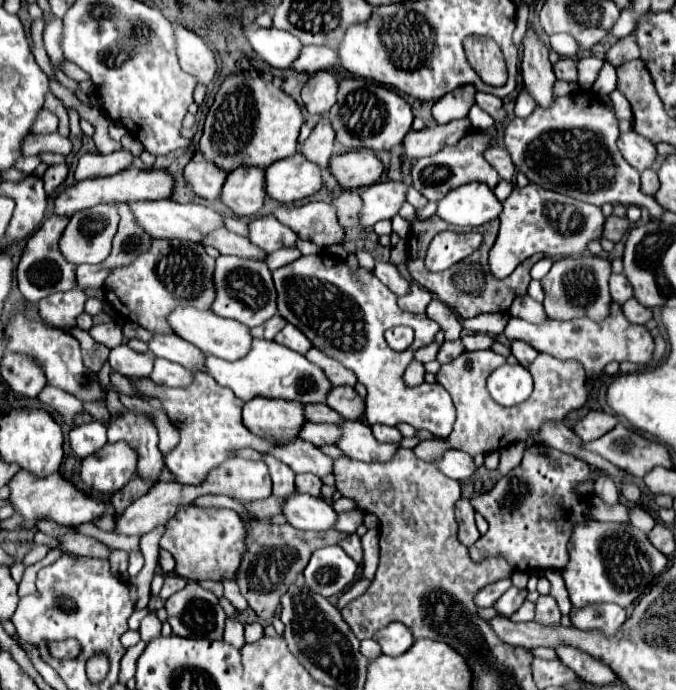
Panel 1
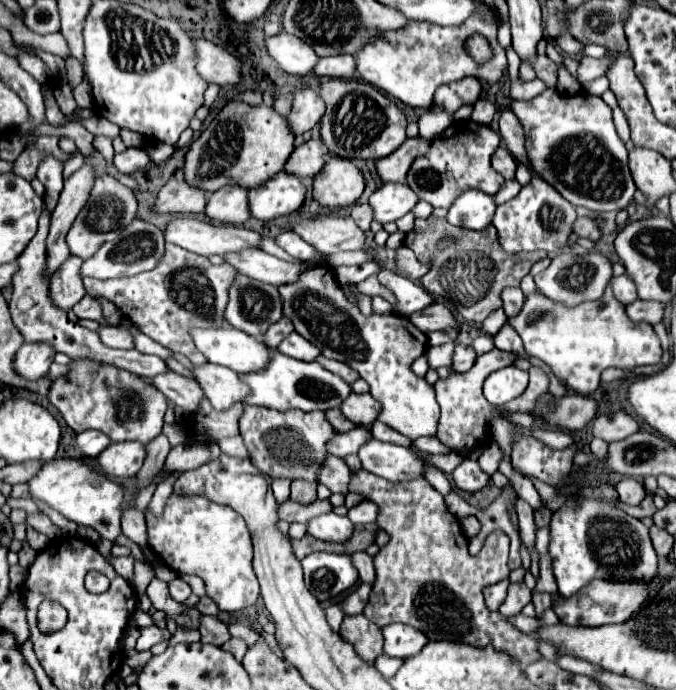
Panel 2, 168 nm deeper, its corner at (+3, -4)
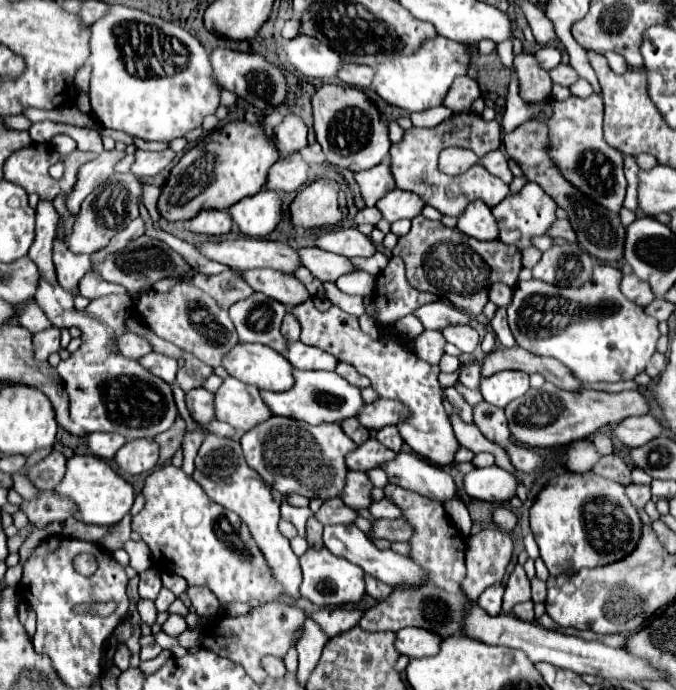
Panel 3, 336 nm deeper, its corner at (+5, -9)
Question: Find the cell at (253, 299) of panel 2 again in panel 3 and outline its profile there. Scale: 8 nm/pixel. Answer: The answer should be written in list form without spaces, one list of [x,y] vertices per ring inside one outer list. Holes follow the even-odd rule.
[[[252,293],[230,307],[230,319],[242,343],[262,343],[278,353],[286,353],[286,339],[280,335],[280,323],[286,307],[264,293]]]

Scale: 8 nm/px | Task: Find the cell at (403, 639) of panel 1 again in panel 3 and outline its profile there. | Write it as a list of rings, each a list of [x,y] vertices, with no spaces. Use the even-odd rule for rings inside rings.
[[[406,627],[396,633],[394,647],[400,655],[406,655],[410,659],[420,659],[420,657],[430,657],[438,653],[440,637],[426,631],[426,629],[416,629],[416,627]]]

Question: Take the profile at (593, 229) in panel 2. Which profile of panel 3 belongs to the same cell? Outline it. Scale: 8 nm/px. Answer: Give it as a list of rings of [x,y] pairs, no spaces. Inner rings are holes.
[[[558,219],[558,221],[550,227],[548,235],[554,237],[554,239],[566,239],[566,241],[570,241],[570,243],[578,243],[578,241],[576,241],[576,233],[574,233],[574,229],[572,229],[572,225],[570,225],[568,219]]]

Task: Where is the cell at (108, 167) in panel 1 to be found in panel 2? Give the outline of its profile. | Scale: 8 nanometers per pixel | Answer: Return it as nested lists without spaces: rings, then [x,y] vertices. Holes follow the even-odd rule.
[[[126,148],[122,154],[114,156],[114,166],[122,174],[134,174],[150,164],[150,156],[144,148]]]

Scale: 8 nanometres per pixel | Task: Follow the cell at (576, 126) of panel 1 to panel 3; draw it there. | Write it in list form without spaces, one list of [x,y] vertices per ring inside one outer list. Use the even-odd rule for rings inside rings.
[[[512,41],[498,43],[498,55],[502,63],[510,70],[511,81],[508,89],[508,103],[502,117],[502,129],[512,131],[518,125],[538,119],[546,123],[548,127],[548,157],[552,157],[552,163],[560,169],[564,179],[572,183],[580,193],[592,197],[602,207],[618,213],[622,209],[622,201],[626,195],[626,179],[624,179],[624,165],[622,165],[622,153],[612,149],[602,135],[602,97],[590,95],[588,99],[580,97],[568,97],[566,101],[554,101],[544,99],[538,103],[526,103],[519,96],[519,81],[513,66]]]

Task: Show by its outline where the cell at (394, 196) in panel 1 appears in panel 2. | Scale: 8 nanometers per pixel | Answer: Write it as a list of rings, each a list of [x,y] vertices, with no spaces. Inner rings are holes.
[[[382,184],[372,196],[370,206],[374,208],[374,220],[386,224],[396,222],[404,214],[408,214],[418,202],[418,196],[410,190],[408,184]]]

